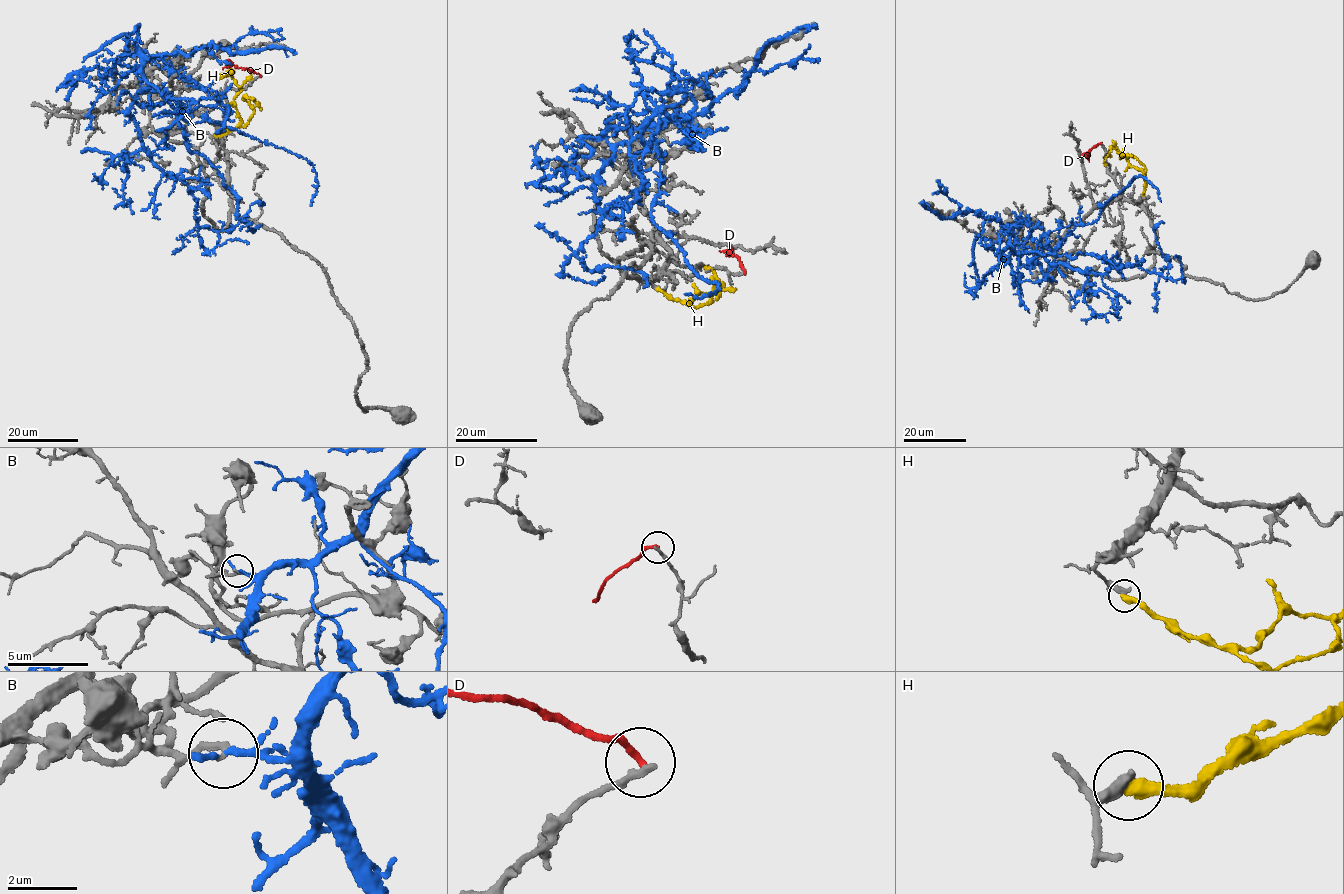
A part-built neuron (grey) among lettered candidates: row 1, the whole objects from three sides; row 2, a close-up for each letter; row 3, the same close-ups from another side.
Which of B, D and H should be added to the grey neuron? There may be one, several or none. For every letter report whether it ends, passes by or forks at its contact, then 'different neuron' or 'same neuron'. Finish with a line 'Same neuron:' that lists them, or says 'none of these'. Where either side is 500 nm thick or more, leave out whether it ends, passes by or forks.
B: it forks | different neuron
D: it ends | different neuron
H: it ends | different neuron
Same neuron: none of these

